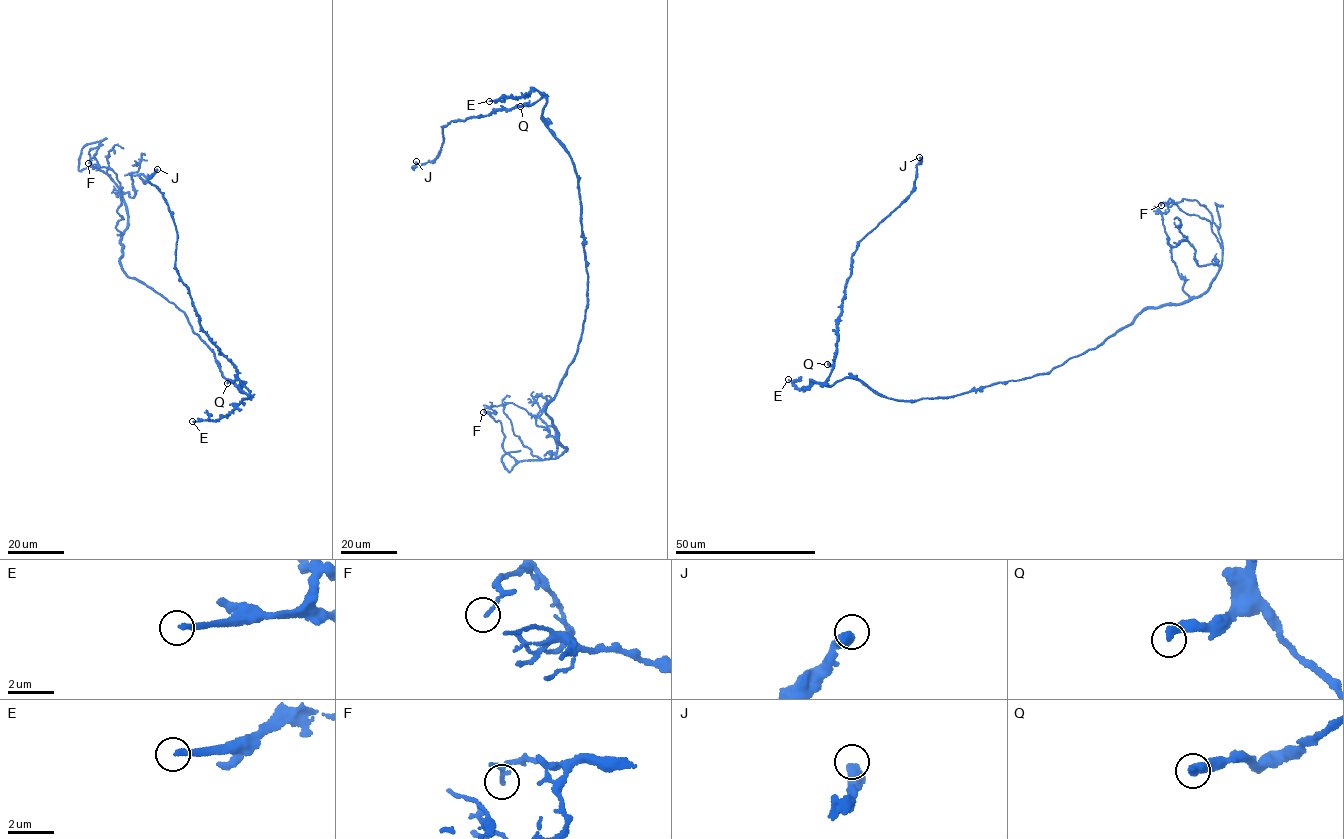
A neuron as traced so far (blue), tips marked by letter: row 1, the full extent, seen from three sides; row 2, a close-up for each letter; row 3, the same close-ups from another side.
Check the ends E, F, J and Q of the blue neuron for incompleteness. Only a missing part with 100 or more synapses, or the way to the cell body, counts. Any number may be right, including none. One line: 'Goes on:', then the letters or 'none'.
Goes on: E

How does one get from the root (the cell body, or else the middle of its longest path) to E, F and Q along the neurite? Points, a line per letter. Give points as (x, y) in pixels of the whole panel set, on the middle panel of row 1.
E: (582, 232), (578, 177), (569, 152), (542, 117), (546, 98), (532, 88), (524, 96), (489, 101)
F: (582, 232), (588, 289), (581, 339), (545, 411), (559, 441), (512, 403), (493, 406), (495, 413), (483, 412)
Q: (582, 232), (578, 177), (569, 152), (542, 117), (546, 98), (543, 96), (531, 105), (520, 106)

